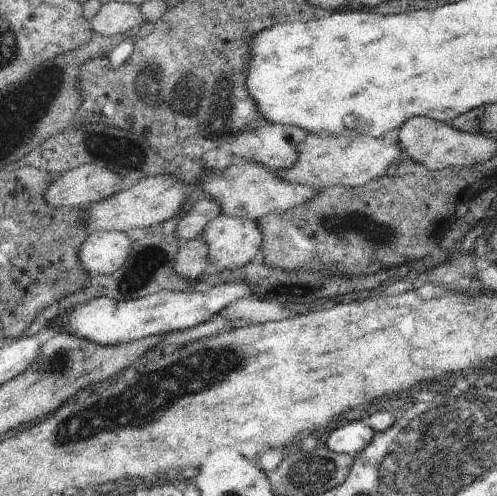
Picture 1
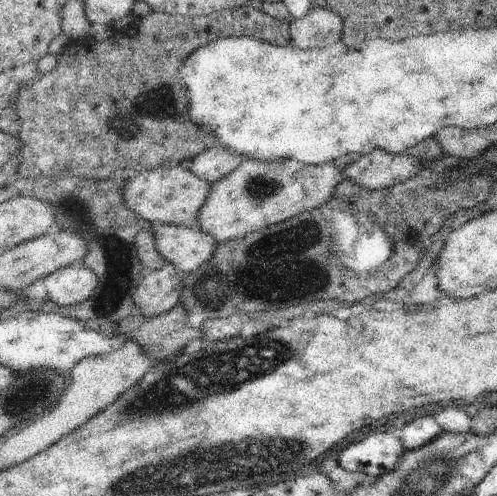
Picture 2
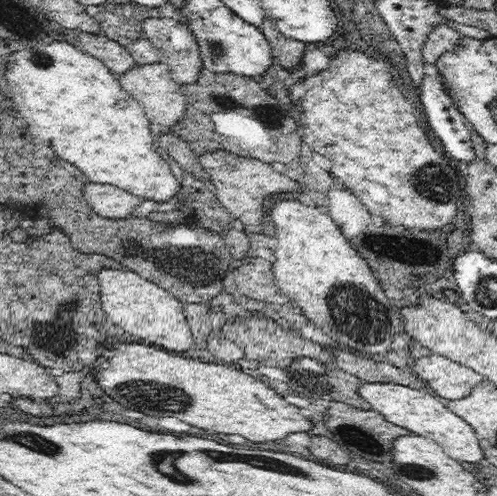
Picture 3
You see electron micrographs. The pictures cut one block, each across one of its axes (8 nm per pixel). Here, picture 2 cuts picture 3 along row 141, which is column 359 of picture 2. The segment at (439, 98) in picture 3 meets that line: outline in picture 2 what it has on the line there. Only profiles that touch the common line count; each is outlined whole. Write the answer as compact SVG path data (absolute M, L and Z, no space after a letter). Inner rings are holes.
M371 434L339 452L335 464L347 472L363 472L369 478L377 478L395 466L403 450L393 434Z

